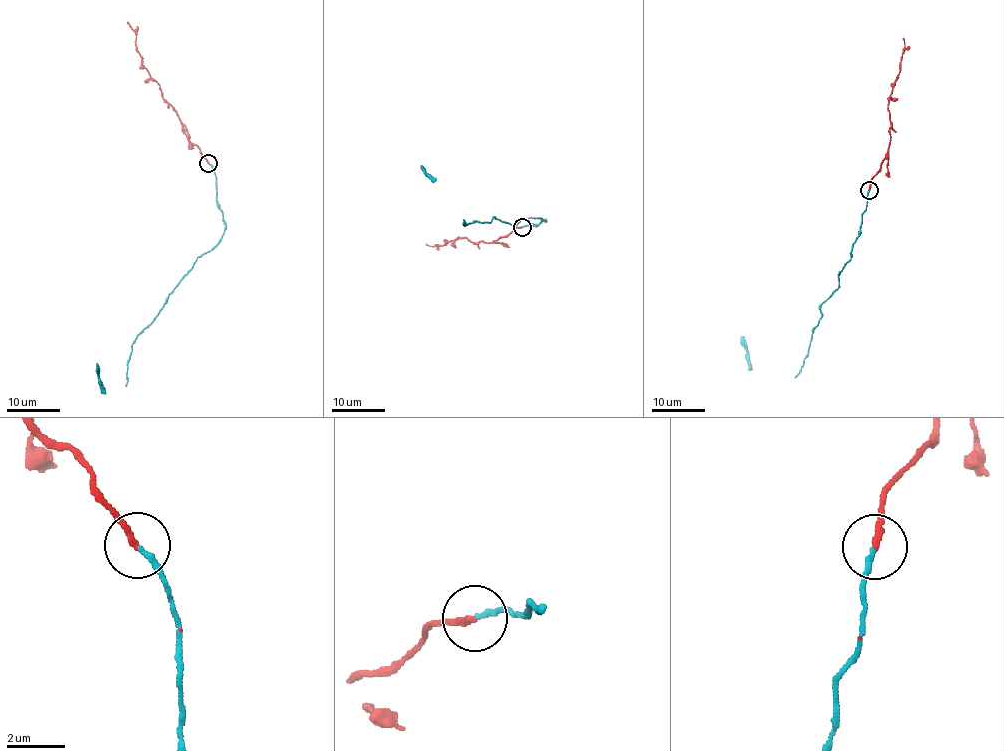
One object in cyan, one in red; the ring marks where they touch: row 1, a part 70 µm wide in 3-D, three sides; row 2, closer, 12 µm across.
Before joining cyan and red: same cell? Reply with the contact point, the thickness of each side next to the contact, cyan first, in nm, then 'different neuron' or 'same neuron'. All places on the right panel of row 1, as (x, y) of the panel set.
(869, 190) | 170/220 nm | same neuron

